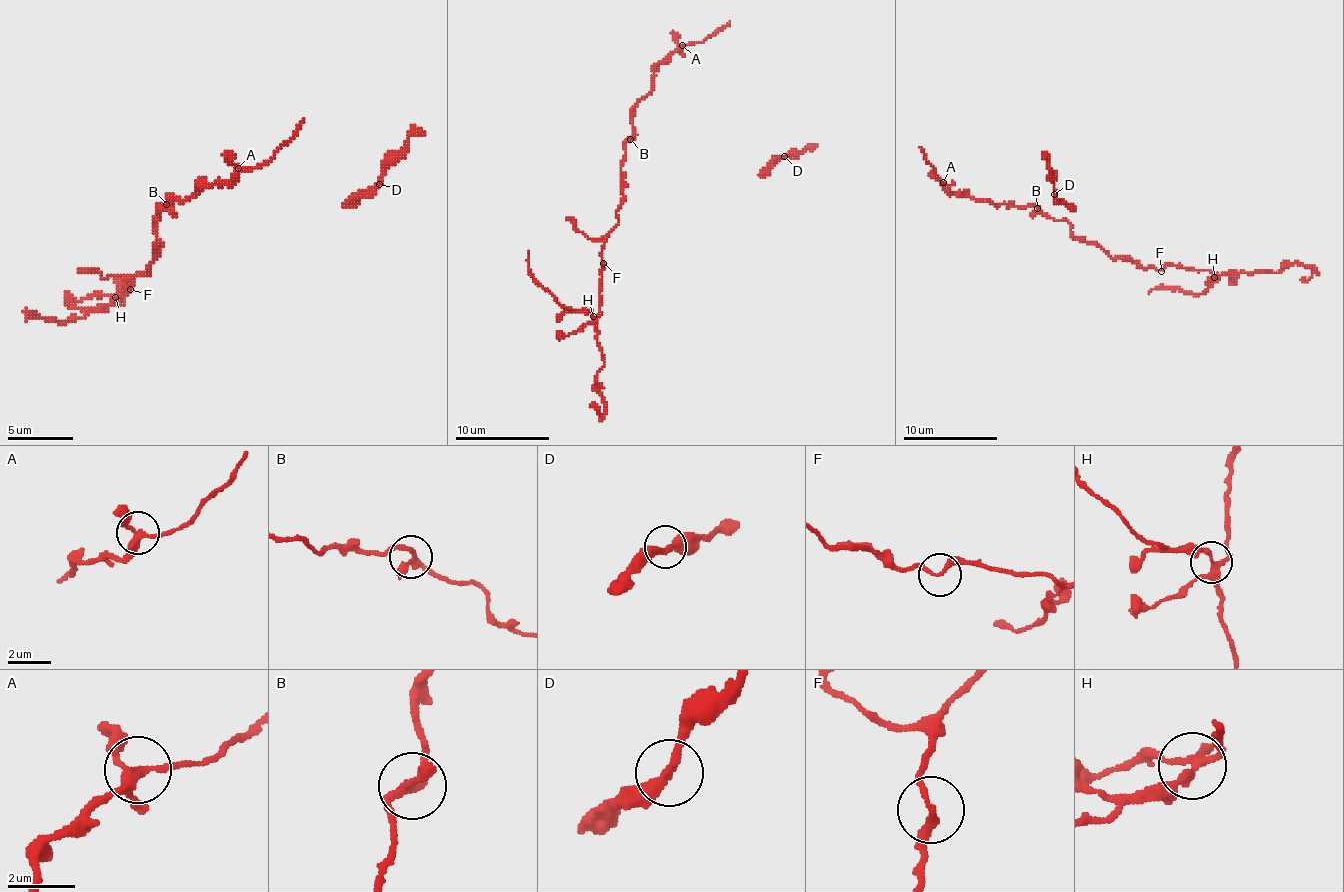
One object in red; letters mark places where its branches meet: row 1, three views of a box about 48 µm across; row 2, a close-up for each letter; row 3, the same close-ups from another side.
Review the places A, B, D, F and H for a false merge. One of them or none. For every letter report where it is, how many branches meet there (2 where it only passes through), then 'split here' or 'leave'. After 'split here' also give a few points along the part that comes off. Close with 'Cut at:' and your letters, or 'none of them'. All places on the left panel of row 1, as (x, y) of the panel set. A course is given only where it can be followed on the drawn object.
A: place (238, 168); branches 4; leave
B: place (166, 204); branches 3; leave
D: place (379, 184); branches 2; leave
F: place (130, 289); branches 2; leave
H: place (115, 297); branches 4; split here; course (114, 298), (68, 321), (32, 315), (26, 315), (26, 321)
Cut at: H

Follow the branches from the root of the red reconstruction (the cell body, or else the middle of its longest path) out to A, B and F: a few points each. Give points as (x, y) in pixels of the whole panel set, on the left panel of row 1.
A: (157, 249), (153, 220), (160, 217), (160, 207), (173, 197), (186, 200), (199, 187), (225, 184), (238, 168)
B: (157, 249), (157, 226), (153, 220), (160, 217), (160, 207), (166, 204)
F: (157, 249), (157, 256), (147, 269), (150, 272), (140, 272), (127, 285), (130, 288)

